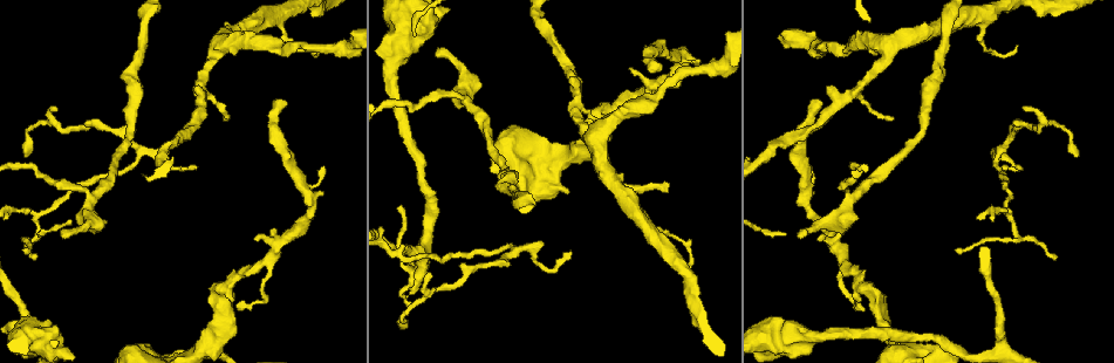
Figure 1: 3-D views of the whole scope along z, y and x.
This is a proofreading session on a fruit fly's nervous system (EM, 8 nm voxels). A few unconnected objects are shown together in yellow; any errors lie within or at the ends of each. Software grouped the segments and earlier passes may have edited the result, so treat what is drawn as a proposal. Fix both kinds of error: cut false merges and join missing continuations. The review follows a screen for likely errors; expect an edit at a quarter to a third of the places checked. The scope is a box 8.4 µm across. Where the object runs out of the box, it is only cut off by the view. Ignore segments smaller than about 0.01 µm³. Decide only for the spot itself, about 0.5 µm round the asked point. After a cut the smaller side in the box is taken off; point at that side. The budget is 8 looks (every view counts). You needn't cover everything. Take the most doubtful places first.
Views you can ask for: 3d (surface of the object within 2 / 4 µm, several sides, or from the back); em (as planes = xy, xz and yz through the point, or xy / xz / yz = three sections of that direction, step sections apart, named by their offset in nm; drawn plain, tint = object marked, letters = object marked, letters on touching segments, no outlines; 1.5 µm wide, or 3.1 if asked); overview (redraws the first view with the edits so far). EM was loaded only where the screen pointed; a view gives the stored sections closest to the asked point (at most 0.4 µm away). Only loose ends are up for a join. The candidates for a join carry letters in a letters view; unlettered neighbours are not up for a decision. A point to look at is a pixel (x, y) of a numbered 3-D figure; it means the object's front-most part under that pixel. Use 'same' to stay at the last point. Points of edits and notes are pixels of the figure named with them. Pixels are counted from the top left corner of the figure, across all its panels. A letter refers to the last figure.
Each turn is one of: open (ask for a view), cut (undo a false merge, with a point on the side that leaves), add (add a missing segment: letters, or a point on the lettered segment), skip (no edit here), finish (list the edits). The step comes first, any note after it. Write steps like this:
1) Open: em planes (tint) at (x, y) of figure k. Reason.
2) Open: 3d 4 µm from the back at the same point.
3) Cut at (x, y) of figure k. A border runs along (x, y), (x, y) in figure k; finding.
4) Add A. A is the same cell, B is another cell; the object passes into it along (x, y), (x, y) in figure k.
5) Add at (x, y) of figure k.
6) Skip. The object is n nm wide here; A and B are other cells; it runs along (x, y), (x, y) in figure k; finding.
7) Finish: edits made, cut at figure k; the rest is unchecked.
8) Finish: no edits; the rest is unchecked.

Open: 3d 4 µm from the back at (660, 67) of figure 1. Free end.

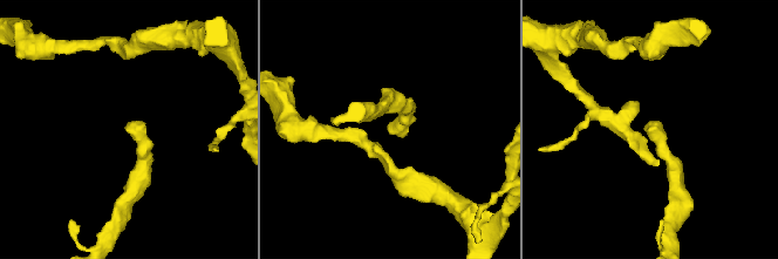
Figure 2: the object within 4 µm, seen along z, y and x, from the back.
Open: em planes (letters) at (652, 128) of figure 2. Need the tissue.

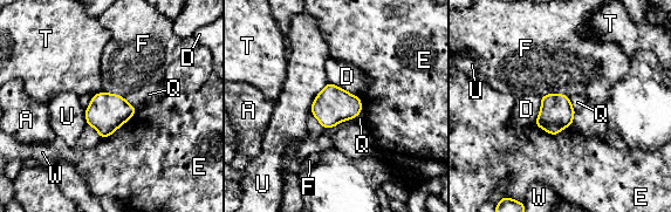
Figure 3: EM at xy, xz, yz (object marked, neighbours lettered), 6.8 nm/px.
Add T. The longest contact is with E, 320 nm; T is the same cell, A, D, E, F, Q, U and W are other cells; the object passes into it along (107, 113), (98, 93), (74, 66) in figure 3; the neuron continues.

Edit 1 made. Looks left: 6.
Open: overview. See it whole again.

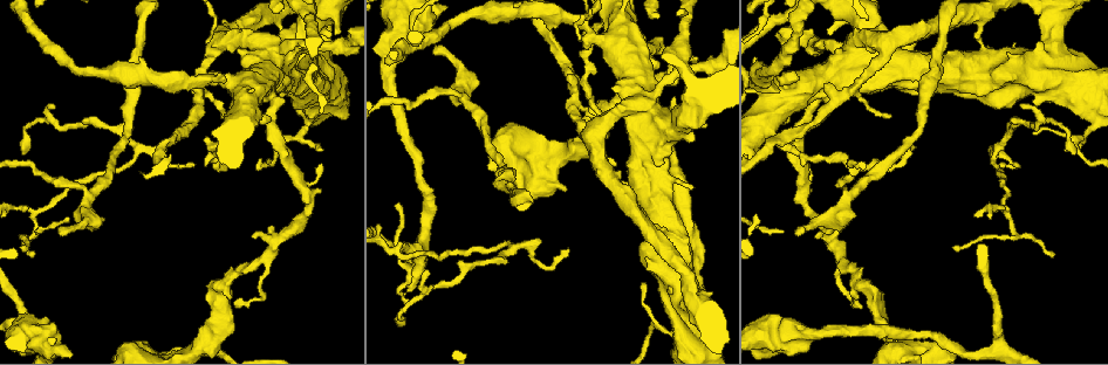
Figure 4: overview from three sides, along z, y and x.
Open: 3d 4 µm at (817, 238) of figure 4. Free end.

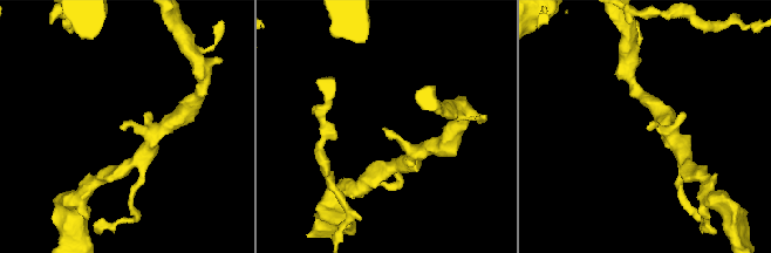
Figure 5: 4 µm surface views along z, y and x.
Open: em planes (letters) at (650, 129) of figure 5.

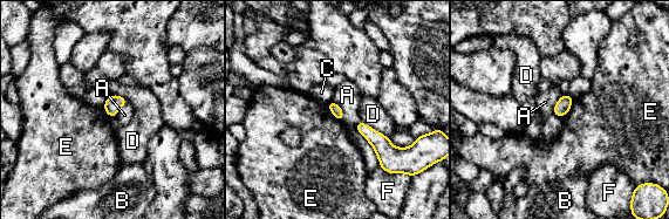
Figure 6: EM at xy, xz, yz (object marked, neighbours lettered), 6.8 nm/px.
Skip. The longest contact is with D, 240 nm; A, B, C, D, E and F are other cells; none of them fits.

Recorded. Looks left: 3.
Open: 3d 4 µm at (35, 254) of figure 4. Thin end.

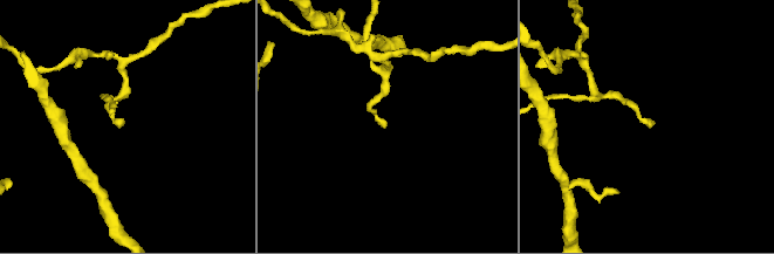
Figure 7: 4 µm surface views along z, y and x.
Open: em xy step 8 (letters) at (121, 122) of figure 7. Need the tissue.

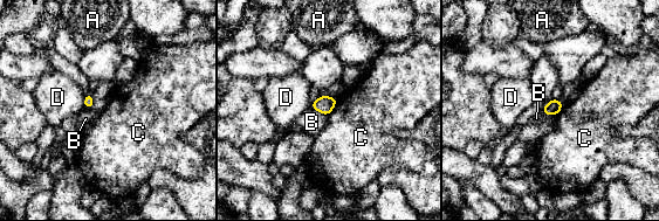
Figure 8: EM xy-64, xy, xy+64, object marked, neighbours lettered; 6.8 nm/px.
Skip. The longest contact is with C, 140 nm; A, B, C and D are other cells; none of them fits.

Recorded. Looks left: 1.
Finish: edits made, add at figure 3; the rest is unchecked.

